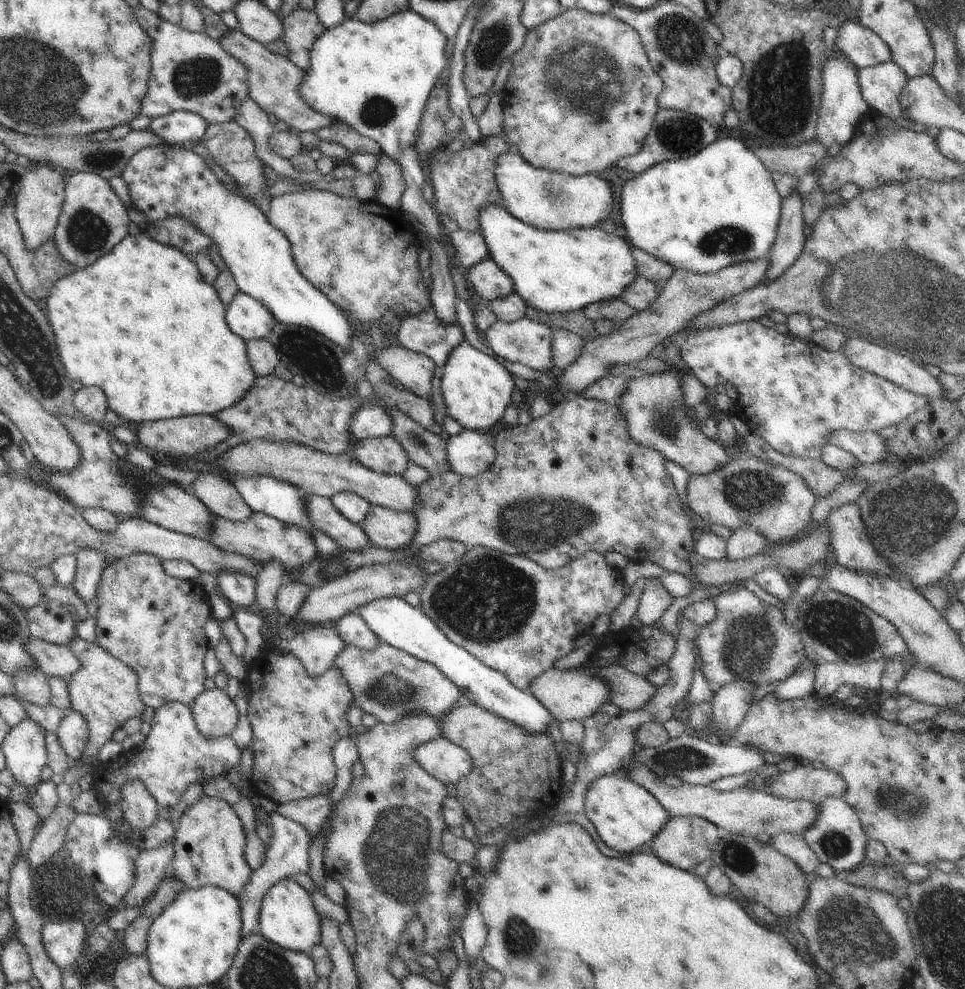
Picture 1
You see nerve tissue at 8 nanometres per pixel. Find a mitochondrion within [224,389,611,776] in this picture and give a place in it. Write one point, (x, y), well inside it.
(485, 599)

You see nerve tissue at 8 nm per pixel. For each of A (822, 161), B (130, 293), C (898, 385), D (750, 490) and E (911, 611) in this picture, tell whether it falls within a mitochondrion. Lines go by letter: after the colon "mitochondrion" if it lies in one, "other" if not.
A: other
B: other
C: other
D: mitochondrion
E: other

